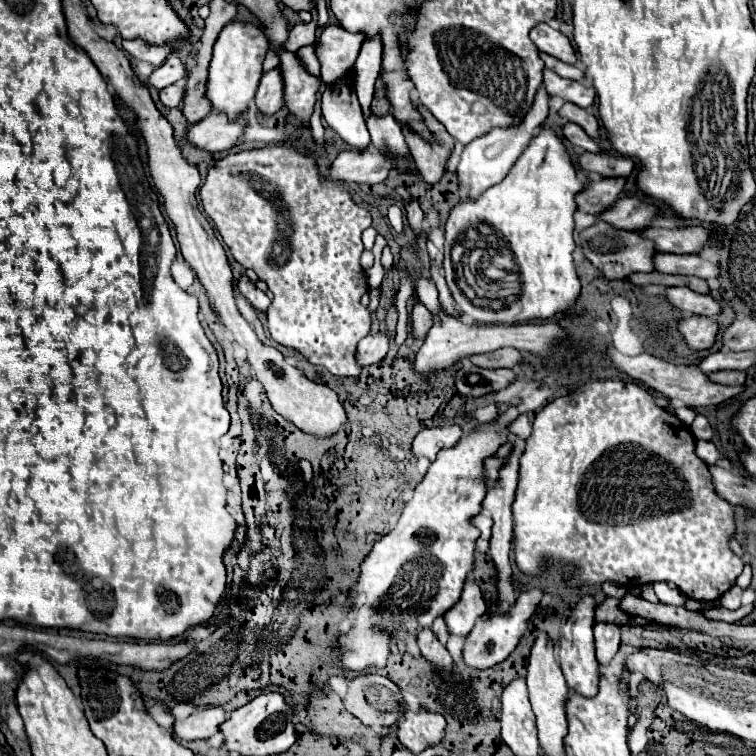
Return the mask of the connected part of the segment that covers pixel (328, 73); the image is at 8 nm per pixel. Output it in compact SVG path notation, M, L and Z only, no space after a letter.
M327 24L315 42L315 54L321 64L321 80L329 86L351 74L363 44L361 34L349 34L341 26Z

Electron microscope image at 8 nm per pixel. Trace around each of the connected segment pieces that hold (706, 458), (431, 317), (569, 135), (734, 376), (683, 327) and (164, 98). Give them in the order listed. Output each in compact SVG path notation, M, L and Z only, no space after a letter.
M699 440L695 446L695 454L705 462L705 464L715 464L719 458L723 458L723 454L717 450L717 446L713 442L705 442Z
M417 300L411 308L411 314L409 314L409 322L411 322L411 334L415 340L423 340L431 326L435 324L435 314L421 302Z
M567 122L563 124L563 136L573 144L573 146L579 146L587 152L601 152L601 148L585 134L585 130L573 122Z
M721 370L721 372L713 372L709 380L713 380L715 384L725 384L725 386L741 386L745 382L745 372Z
M691 316L679 320L679 334L683 336L685 344L693 350L709 348L717 336L717 322L705 316Z
M183 80L177 82L177 84L171 84L171 86L163 88L163 90L159 90L159 100L161 100L161 104L167 106L167 108L179 106L179 104L181 104L181 92L183 92L183 90L185 90L185 82L183 82Z

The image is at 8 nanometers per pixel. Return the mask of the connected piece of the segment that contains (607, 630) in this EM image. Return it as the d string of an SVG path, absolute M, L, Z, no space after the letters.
M595 624L595 648L597 662L601 666L607 666L619 650L619 626Z

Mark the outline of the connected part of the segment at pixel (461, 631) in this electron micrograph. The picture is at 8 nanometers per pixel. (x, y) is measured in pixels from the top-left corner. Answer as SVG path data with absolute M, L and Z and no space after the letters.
M469 578L465 582L461 600L443 616L449 634L465 638L473 630L475 620L479 620L485 614L485 610L487 610L487 606L485 606L483 594L481 594L479 586Z

